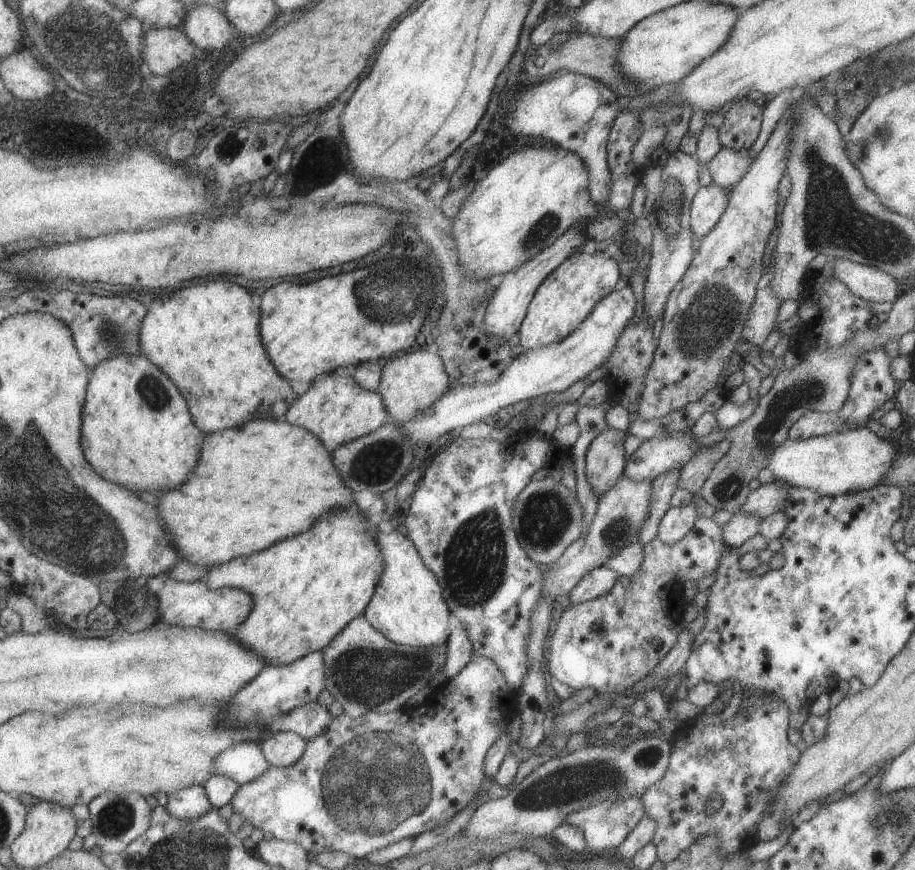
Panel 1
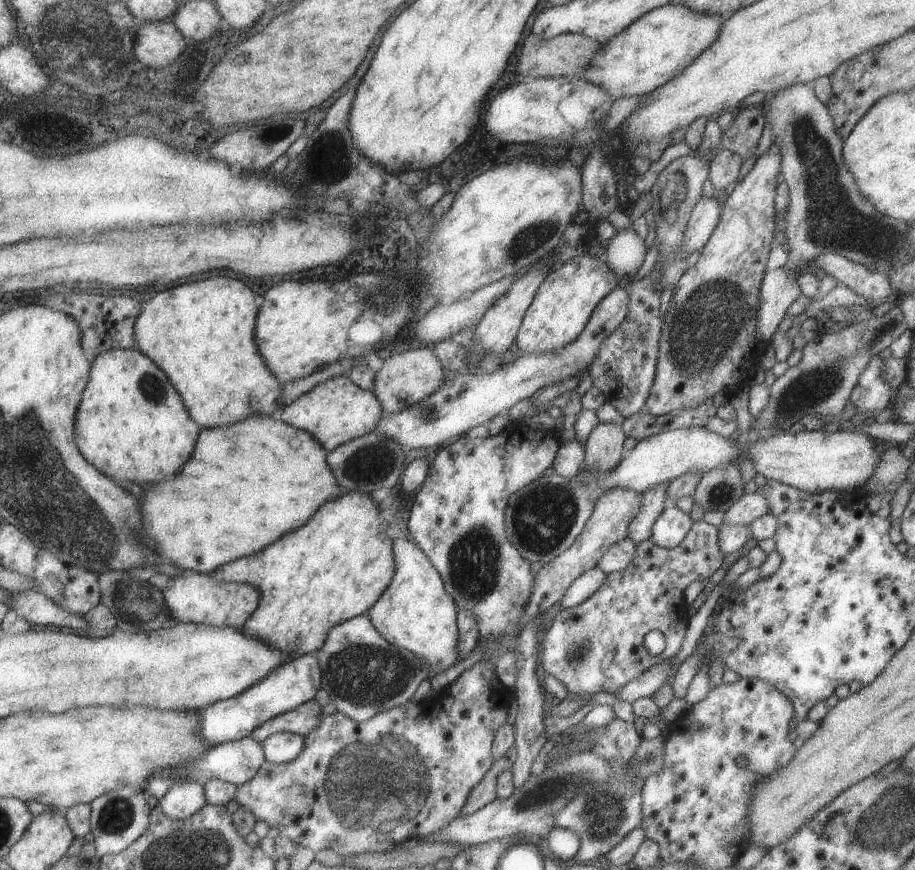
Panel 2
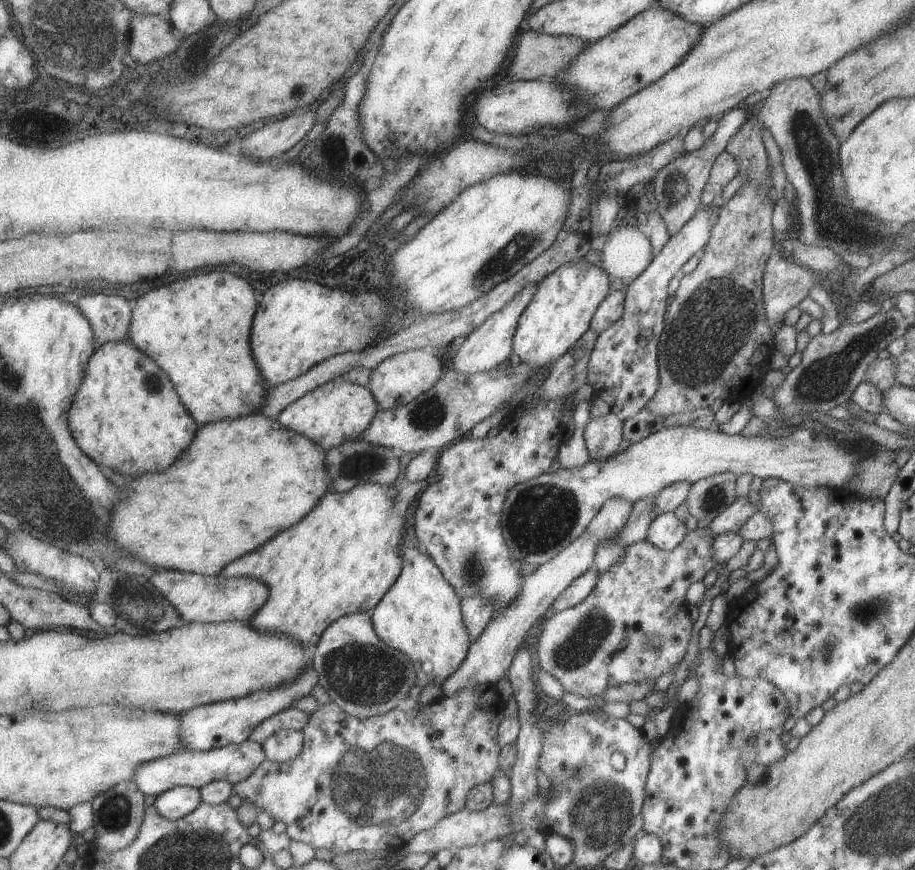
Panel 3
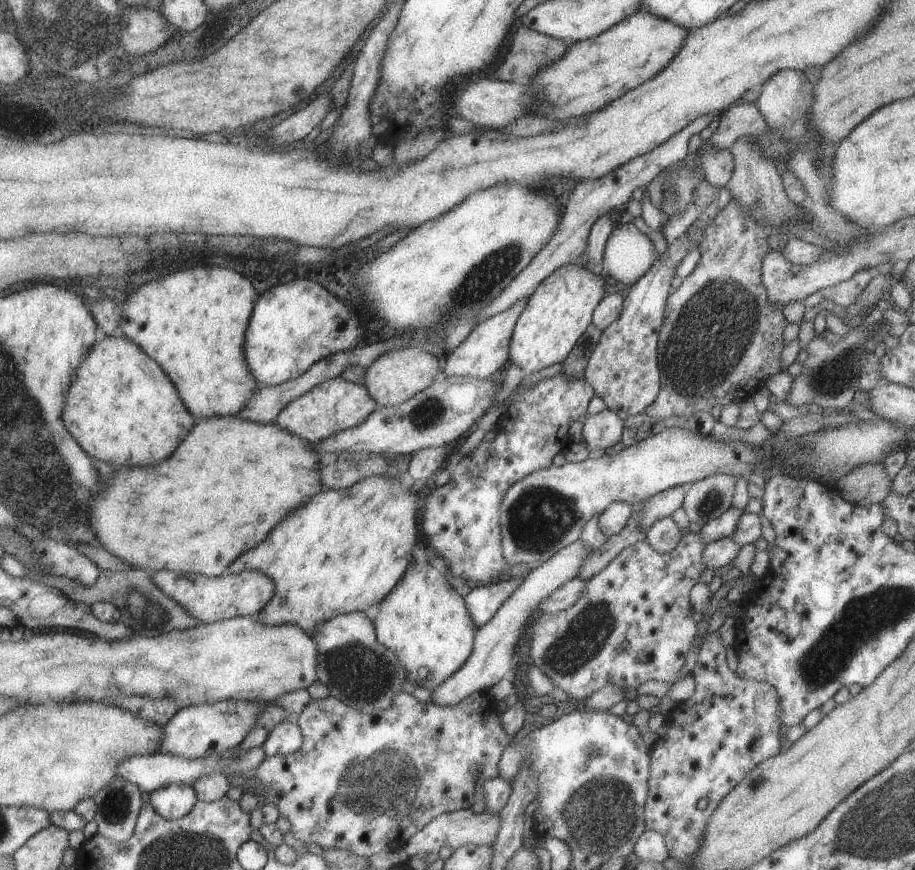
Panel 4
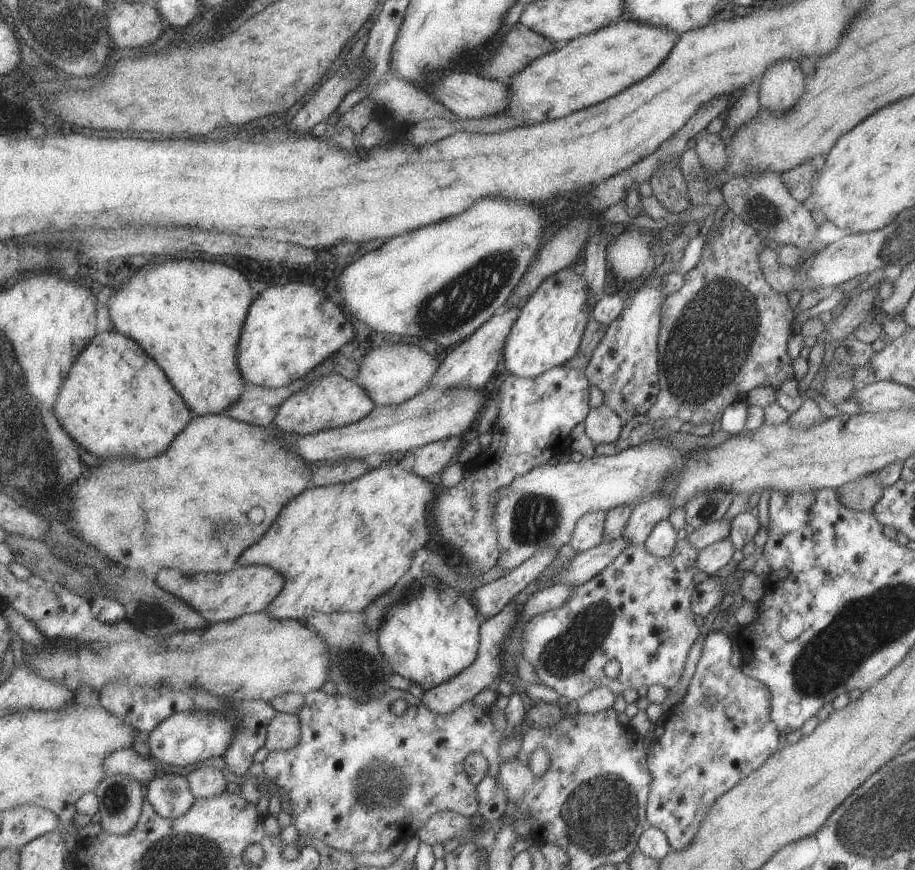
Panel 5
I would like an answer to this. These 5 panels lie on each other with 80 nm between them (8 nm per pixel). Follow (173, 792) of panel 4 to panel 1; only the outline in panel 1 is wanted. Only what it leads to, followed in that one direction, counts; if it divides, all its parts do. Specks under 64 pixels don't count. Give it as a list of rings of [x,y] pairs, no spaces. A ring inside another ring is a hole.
[[[204,786],[187,787],[175,795],[169,795],[168,798],[168,811],[181,819],[200,819],[215,808]]]

